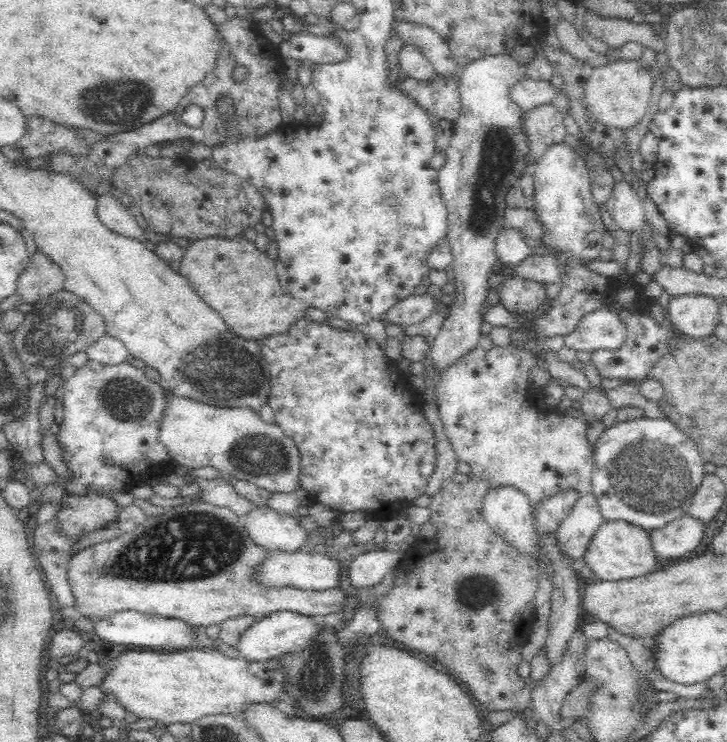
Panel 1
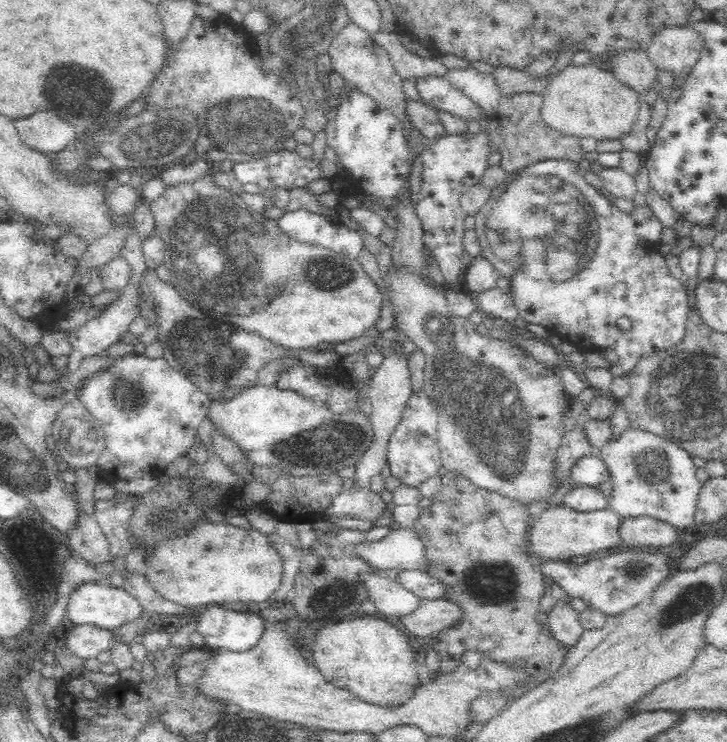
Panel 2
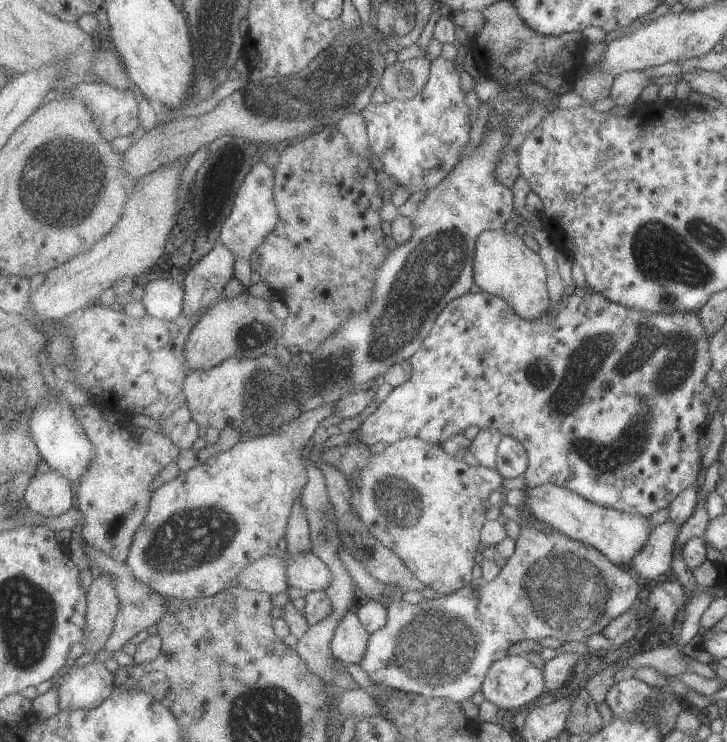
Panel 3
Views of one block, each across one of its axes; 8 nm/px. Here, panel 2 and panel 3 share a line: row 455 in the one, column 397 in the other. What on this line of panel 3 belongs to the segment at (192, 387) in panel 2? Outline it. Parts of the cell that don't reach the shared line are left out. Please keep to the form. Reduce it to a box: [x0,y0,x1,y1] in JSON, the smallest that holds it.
[362,56,471,192]

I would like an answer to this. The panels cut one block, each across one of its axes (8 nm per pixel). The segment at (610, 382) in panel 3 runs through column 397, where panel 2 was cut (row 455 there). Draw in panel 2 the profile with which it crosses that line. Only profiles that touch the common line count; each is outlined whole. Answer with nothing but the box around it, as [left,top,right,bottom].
[387,390,443,487]

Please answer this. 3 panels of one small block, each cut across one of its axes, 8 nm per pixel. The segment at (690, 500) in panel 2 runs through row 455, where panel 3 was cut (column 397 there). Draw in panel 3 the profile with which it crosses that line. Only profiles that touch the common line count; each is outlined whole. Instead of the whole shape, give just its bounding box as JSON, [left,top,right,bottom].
[360,488,637,703]

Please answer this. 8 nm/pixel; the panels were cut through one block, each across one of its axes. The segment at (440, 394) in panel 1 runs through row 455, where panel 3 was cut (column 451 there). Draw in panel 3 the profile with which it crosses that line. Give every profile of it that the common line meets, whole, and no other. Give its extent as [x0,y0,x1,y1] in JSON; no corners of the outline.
[357,437,502,595]

